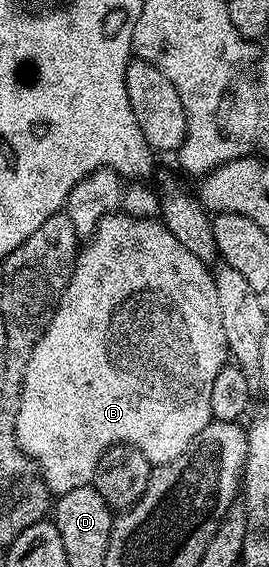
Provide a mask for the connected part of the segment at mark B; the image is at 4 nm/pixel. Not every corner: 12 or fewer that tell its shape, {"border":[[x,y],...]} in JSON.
{"border":[[109,213],[32,347],[18,446],[51,494],[208,427],[208,265]]}

